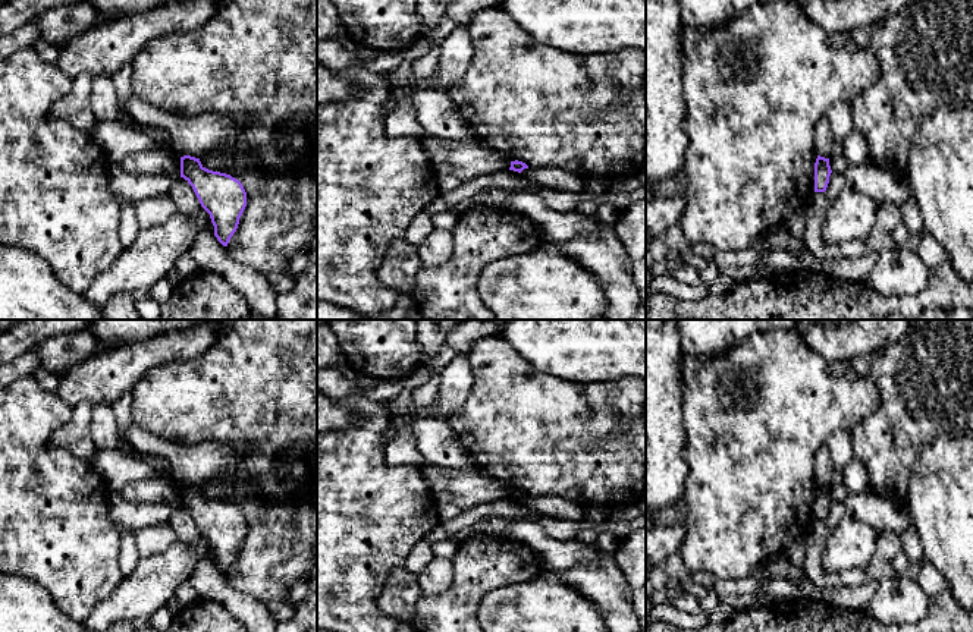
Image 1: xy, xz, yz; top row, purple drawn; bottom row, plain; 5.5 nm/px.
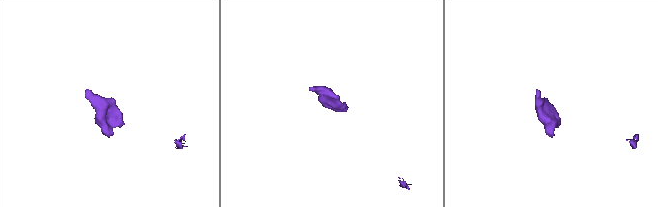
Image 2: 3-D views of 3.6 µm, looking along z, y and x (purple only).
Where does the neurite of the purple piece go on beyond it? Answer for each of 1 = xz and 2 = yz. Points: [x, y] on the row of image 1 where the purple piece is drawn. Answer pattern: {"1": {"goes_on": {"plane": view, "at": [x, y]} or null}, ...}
{"1": {"goes_on": null}, "2": {"goes_on": null}}

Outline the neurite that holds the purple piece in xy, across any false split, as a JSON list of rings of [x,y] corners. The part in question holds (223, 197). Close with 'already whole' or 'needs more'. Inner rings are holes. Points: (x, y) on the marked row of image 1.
[[[181,157],[181,177],[194,189],[201,207],[210,214],[214,236],[227,246],[247,207],[242,183],[230,174],[205,169],[200,158]]] | already whole

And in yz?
[[[817,155],[815,163],[815,192],[826,191],[831,173],[829,158]]] | already whole

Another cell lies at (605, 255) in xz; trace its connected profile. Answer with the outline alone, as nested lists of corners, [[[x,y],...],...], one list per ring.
[[[599,223],[596,236],[580,235],[556,246],[597,277],[608,301],[605,320],[631,320],[635,315],[640,295],[633,261],[613,227]]]

